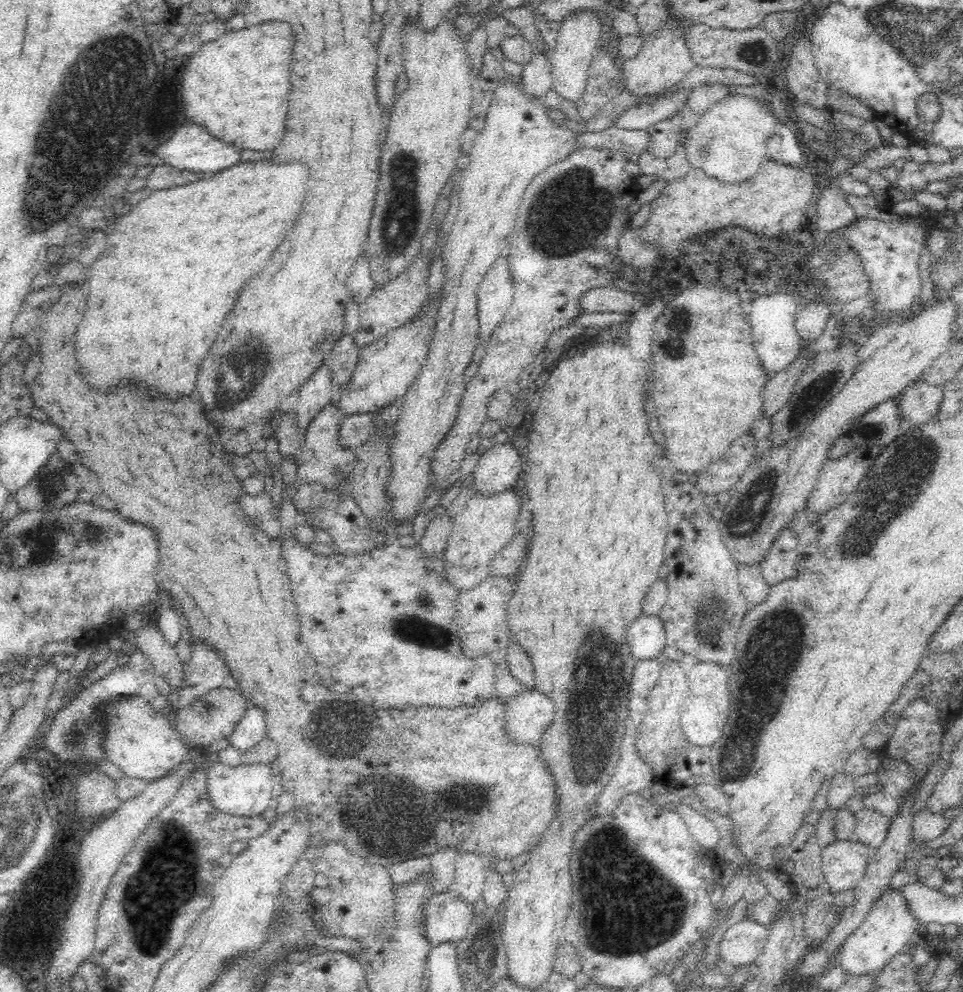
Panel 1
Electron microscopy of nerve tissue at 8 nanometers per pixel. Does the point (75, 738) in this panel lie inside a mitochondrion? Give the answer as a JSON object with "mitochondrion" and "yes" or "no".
{"mitochondrion":"yes"}

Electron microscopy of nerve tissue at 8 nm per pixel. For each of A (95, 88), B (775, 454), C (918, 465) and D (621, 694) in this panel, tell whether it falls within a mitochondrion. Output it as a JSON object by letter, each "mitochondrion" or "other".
{"A":"mitochondrion","B":"other","C":"mitochondrion","D":"other"}

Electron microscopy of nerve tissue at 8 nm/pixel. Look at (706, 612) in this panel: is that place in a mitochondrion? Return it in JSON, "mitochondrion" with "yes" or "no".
{"mitochondrion":"yes"}

